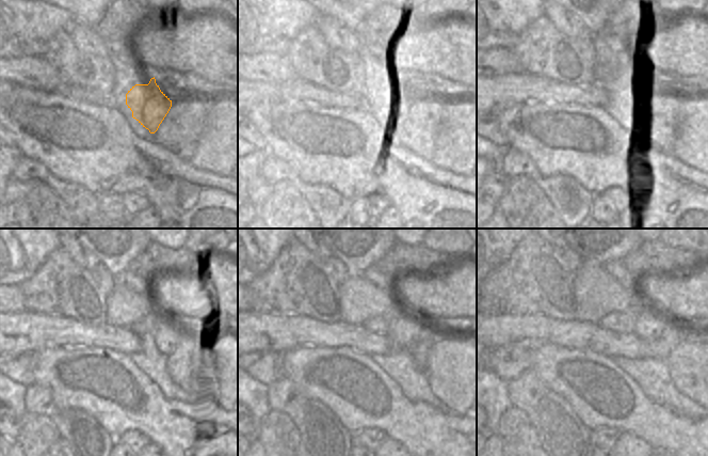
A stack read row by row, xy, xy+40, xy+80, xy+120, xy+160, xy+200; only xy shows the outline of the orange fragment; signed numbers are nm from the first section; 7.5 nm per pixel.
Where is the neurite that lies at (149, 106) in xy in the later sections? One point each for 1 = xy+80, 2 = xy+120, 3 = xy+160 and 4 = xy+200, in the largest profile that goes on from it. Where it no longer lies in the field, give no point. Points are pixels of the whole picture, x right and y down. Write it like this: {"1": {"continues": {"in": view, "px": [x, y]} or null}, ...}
{"1": {"continues": {"in": "xy+80", "px": [630, 100]}}, "2": {"continues": {"in": "xy+120", "px": [161, 333]}}, "3": {"continues": {"in": "xy+160", "px": [406, 329]}}, "4": {"continues": {"in": "xy+200", "px": [650, 324]}}}

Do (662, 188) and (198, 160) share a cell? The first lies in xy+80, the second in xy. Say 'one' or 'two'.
two

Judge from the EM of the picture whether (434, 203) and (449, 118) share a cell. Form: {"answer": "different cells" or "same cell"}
{"answer": "different cells"}

